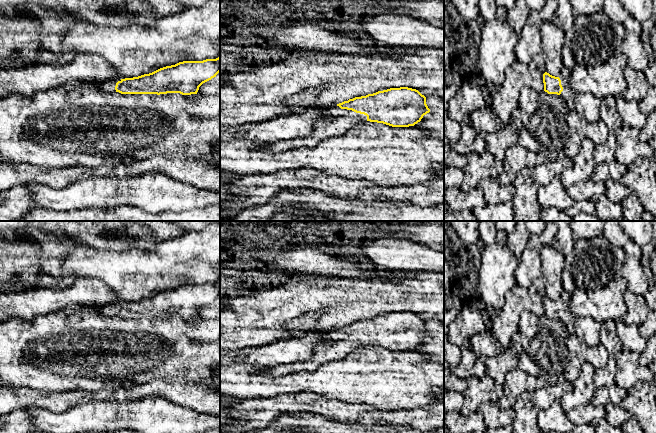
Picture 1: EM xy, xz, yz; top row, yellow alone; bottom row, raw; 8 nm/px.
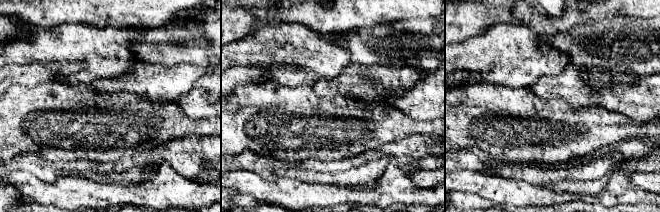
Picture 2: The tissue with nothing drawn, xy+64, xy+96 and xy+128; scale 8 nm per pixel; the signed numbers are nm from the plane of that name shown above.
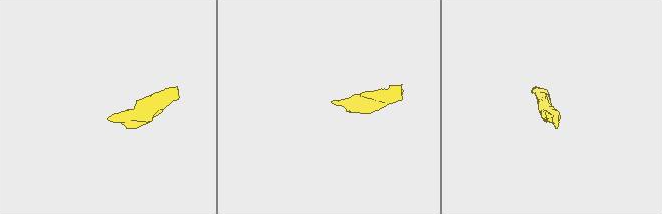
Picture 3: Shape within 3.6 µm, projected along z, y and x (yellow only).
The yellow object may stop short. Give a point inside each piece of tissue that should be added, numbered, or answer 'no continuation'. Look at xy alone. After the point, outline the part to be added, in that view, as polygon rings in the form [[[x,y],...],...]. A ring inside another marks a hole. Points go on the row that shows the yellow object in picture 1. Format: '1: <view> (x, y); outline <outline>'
1: xy (109, 86); outline [[[113,78],[107,81],[96,83],[96,85],[106,92],[116,92],[115,90],[116,83],[117,83],[116,79]]]

